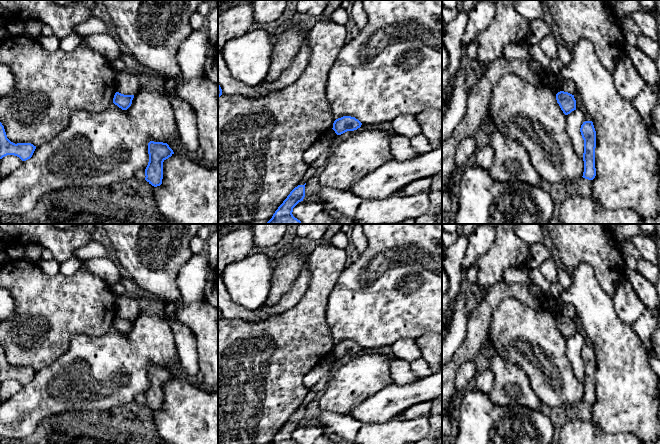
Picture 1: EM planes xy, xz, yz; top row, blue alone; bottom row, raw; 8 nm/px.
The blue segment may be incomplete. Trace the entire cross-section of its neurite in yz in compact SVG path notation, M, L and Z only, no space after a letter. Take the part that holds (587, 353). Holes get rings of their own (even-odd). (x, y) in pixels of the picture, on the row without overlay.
M585 345L581 349L580 356L584 364L584 396L583 402L593 404L596 400L595 392L595 372L596 355L592 345Z

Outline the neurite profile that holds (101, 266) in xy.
M97 257L84 260L83 264L90 272L102 278L110 287L121 284L121 279L127 277L127 273L119 269L114 262L106 257Z

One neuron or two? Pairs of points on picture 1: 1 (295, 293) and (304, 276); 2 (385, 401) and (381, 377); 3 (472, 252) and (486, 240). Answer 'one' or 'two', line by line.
1: one
2: two
3: one

